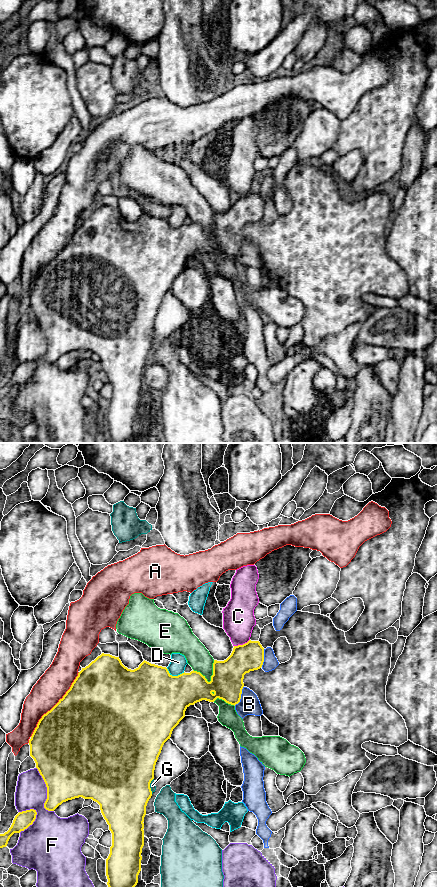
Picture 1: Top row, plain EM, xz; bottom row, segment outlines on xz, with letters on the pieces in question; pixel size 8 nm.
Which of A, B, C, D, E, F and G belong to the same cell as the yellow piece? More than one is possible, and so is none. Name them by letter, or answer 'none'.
none

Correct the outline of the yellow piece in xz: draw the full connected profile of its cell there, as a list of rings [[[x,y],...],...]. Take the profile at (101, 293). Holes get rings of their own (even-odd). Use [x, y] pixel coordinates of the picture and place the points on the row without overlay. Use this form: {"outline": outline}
{"outline": [[[249,192],[243,197],[234,198],[231,207],[224,213],[214,212],[213,227],[211,233],[208,234],[205,228],[200,224],[191,223],[190,225],[182,225],[178,228],[172,228],[166,219],[151,216],[143,213],[138,220],[131,222],[125,219],[119,209],[110,206],[102,205],[88,218],[82,220],[78,228],[72,235],[70,241],[66,244],[62,251],[39,272],[31,291],[30,308],[36,315],[40,327],[42,328],[47,339],[47,351],[44,355],[44,360],[48,363],[54,363],[59,357],[68,352],[82,349],[84,351],[92,351],[100,357],[101,365],[109,377],[109,382],[112,385],[112,398],[110,406],[106,411],[106,428],[108,431],[107,437],[112,443],[131,443],[138,435],[138,427],[141,423],[142,400],[144,398],[144,369],[146,367],[146,358],[152,348],[150,335],[154,331],[155,317],[161,305],[164,295],[170,291],[173,281],[185,269],[185,263],[190,257],[206,252],[214,254],[217,250],[224,252],[226,255],[236,257],[240,254],[242,241],[244,239],[243,231],[246,225],[258,222],[264,214],[264,200],[259,193]]]}

